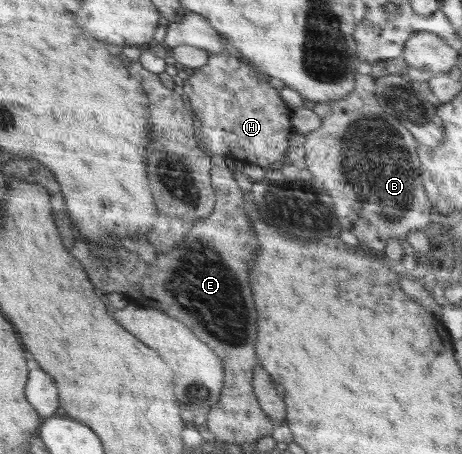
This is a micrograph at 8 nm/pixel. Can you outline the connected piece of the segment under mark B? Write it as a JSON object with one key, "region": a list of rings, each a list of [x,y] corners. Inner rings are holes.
{"region":[[[356,70],[355,88],[346,97],[311,104],[311,110],[320,116],[322,125],[305,136],[305,159],[301,166],[310,170],[332,197],[342,229],[352,231],[358,241],[370,249],[383,251],[389,239],[404,240],[408,232],[426,227],[434,211],[434,204],[420,183],[421,165],[417,154],[420,143],[391,113],[379,105],[374,81],[376,75],[362,75]]]}

